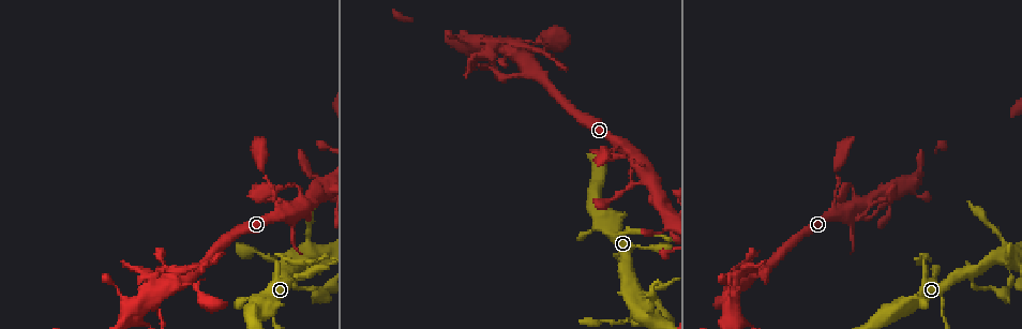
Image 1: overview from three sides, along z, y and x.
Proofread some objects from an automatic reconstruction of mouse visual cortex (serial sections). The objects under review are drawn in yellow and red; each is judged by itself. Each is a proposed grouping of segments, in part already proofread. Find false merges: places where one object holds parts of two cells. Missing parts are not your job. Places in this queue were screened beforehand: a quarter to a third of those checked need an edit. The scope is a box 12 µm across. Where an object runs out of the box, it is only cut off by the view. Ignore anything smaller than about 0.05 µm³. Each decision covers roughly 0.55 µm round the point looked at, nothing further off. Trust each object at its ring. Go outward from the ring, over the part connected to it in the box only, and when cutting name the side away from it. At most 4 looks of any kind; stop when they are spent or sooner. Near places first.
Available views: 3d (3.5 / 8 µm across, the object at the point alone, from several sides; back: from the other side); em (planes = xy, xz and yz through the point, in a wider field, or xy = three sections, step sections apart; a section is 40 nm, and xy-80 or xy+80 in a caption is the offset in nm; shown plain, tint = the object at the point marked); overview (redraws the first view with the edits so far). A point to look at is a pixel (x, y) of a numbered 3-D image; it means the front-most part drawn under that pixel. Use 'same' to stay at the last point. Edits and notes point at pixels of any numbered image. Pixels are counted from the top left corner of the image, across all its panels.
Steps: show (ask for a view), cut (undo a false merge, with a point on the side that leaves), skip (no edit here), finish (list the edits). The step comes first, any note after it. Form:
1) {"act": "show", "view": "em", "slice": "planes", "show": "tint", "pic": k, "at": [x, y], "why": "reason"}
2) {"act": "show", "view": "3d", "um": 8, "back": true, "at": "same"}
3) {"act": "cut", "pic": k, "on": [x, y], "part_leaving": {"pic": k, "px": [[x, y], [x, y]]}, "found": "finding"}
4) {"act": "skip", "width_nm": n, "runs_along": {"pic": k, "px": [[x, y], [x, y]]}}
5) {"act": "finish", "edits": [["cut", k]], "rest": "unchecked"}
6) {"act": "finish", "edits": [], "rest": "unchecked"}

{"act": "show", "view": "3d", "um": 3.5, "back": true, "pic": 1, "at": [614, 151], "why": "sharp bend"}

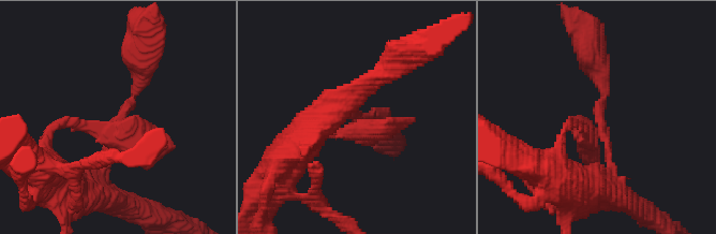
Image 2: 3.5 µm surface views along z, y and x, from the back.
{"act": "show", "view": "em", "slice": "xy", "step": 1, "show": "tint", "pic": 2, "at": [114, 122], "why": "need the tissue"}

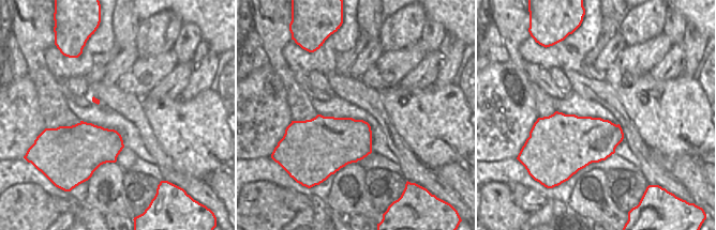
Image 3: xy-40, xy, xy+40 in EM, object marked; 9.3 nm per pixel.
{"act": "skip", "found": "continuous, no second cell"}

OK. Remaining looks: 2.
{"act": "show", "view": "3d", "um": 3.5, "pic": 1, "at": [641, 323], "why": "abrupt turn"}

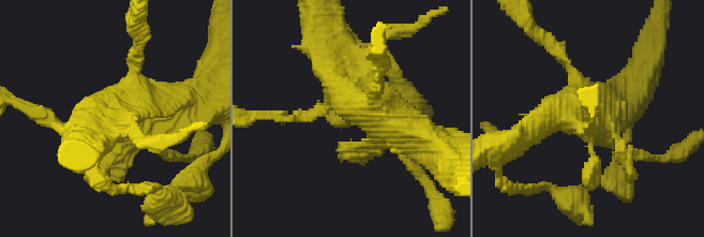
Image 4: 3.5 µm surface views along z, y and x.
{"act": "show", "view": "em", "slice": "xy", "step": 2, "show": "tint", "at": "same"}

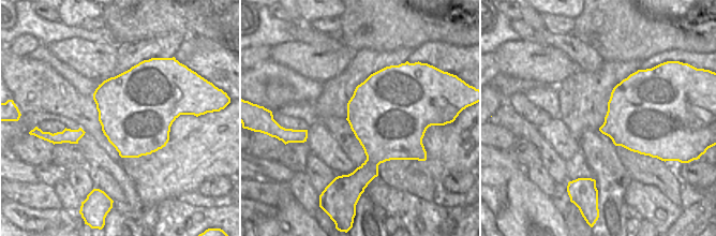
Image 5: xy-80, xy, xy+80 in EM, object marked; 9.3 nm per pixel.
{"act": "skip", "runs_along": {"pic": 4, "px": [[537, 127], [575, 109], [594, 156], [588, 189]]}, "found": "all the same cell"}

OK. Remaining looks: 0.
{"act": "finish", "edits": [], "rest": "unchecked"}

